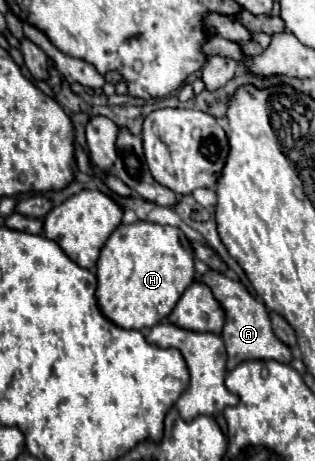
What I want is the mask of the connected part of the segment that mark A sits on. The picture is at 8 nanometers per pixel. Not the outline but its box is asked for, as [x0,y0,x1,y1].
[200,269,292,369]

